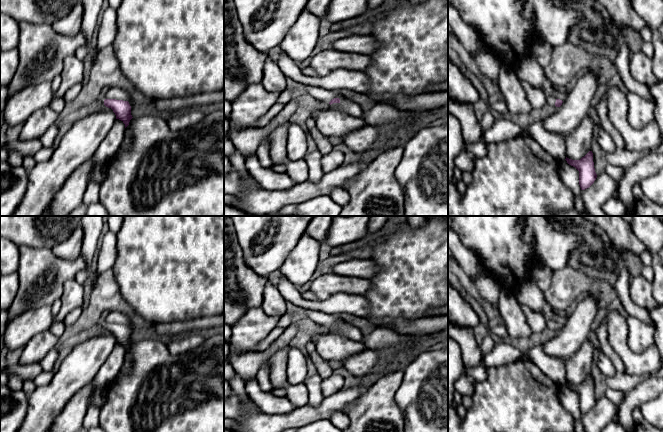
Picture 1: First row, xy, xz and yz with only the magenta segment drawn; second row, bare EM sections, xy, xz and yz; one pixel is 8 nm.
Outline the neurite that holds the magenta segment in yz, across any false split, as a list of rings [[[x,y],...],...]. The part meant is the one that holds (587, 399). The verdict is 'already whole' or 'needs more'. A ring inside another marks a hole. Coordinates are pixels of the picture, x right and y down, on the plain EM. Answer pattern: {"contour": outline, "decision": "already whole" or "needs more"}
{"contour": [[[589,375],[580,384],[572,384],[566,381],[567,387],[579,395],[579,409],[581,414],[589,412],[597,402],[594,392],[593,377]]], "decision": "already whole"}

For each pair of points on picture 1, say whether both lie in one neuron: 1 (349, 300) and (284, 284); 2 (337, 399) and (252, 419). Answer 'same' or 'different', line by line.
1: same
2: same

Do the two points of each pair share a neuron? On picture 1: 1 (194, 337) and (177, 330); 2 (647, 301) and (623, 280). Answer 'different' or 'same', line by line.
1: different
2: different

